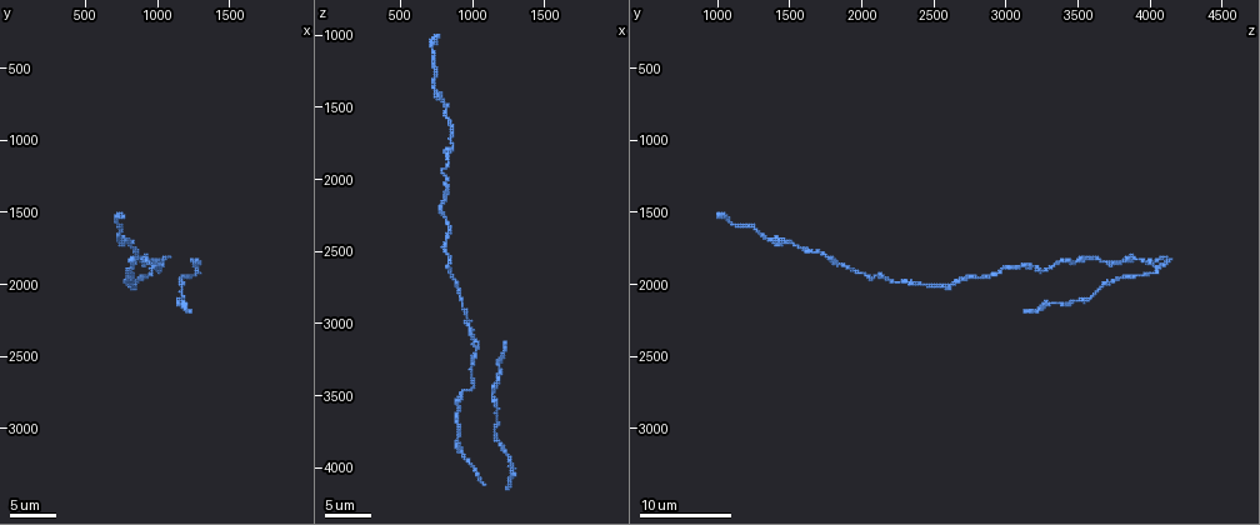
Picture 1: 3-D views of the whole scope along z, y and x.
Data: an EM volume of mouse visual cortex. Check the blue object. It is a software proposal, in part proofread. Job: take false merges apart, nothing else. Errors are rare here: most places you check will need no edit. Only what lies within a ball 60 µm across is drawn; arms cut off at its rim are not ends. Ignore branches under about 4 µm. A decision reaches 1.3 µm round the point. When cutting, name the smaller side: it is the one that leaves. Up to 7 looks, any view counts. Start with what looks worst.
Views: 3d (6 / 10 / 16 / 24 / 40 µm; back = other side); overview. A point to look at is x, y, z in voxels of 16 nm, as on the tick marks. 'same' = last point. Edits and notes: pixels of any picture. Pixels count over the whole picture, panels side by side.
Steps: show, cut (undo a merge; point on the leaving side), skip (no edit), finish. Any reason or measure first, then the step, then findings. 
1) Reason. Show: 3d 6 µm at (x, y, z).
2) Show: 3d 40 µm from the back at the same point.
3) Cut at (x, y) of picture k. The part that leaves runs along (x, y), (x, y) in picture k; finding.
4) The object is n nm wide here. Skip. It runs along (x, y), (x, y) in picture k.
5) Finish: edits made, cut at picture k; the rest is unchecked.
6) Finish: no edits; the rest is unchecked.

Thick turns thin. Show: 3d 10 µm at (920, 1860, 3480).

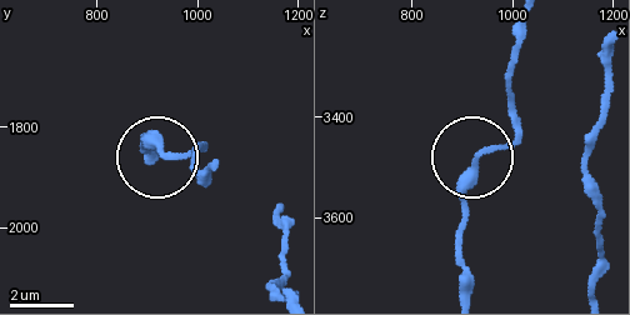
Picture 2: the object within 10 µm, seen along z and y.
Skip. It runs along (526, 20), (510, 76), (519, 125), (473, 165), (456, 235) in picture 2; all the same cell.

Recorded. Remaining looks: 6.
Calibre changes. Show: 3d 10 µm at (1200, 2140, 3320).

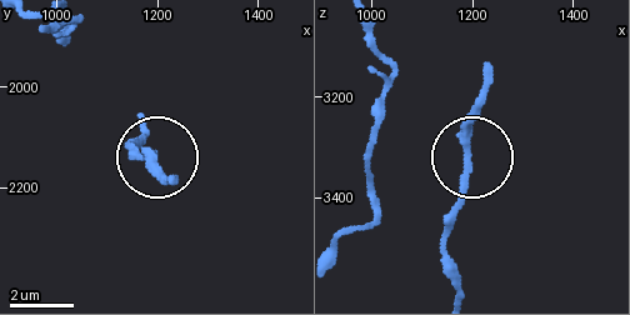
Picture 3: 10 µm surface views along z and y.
The object is 270 nm wide here. Skip. One cell here.

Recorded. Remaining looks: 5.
Calibre changes. Show: 3d 10 µm at (840, 1880, 1880).

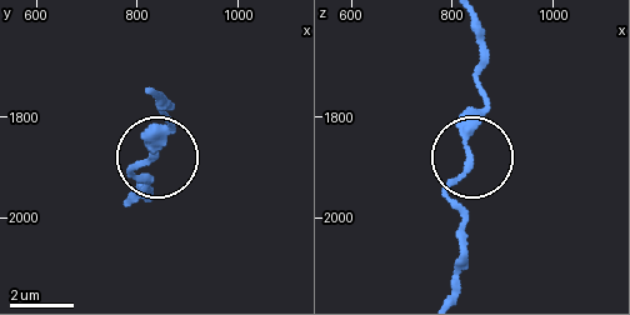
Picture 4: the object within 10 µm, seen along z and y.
From behind. Show: 3d 10 µm from the back at the same point.

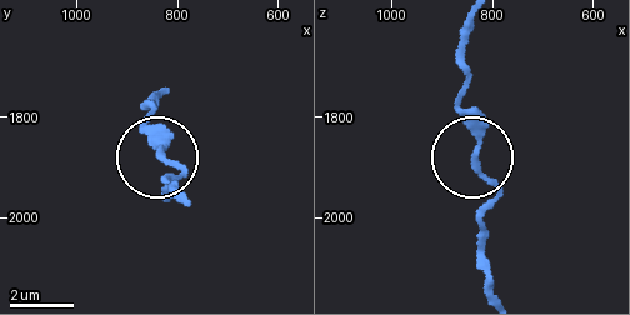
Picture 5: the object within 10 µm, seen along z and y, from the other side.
Skip. All the same cell.

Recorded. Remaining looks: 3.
Thick turns thin. Show: 3d 10 µm at (820, 1720, 1500).

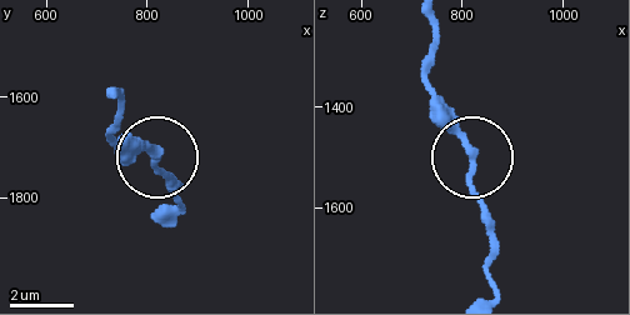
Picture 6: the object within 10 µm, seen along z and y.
Skip. One cell here.

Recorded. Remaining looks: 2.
Finish: no edits; the rest is unchecked.

